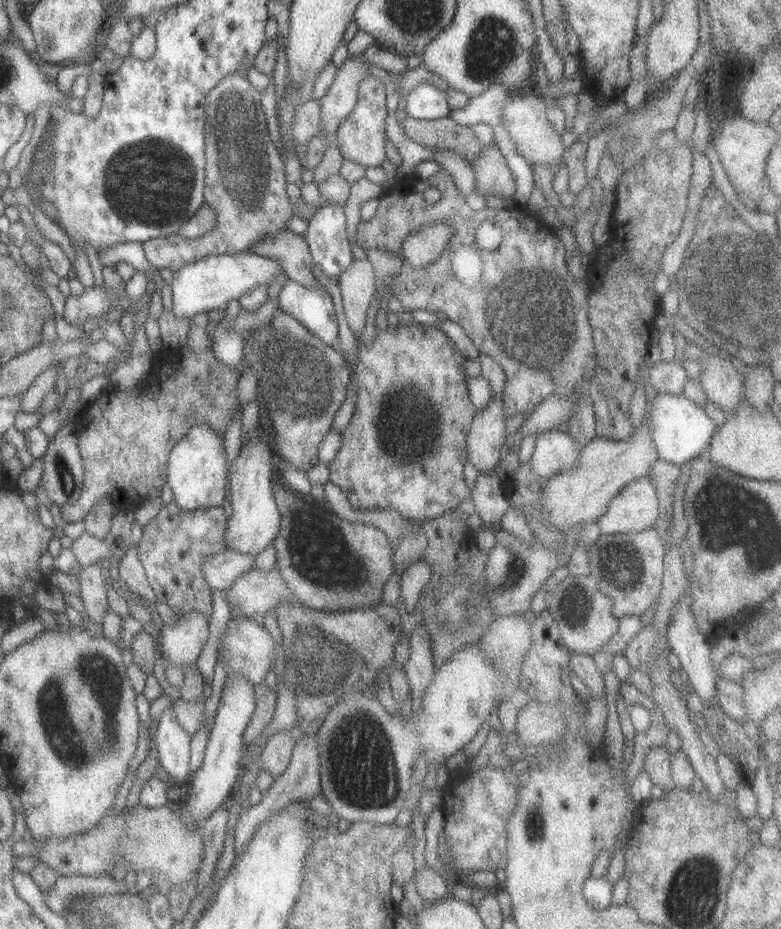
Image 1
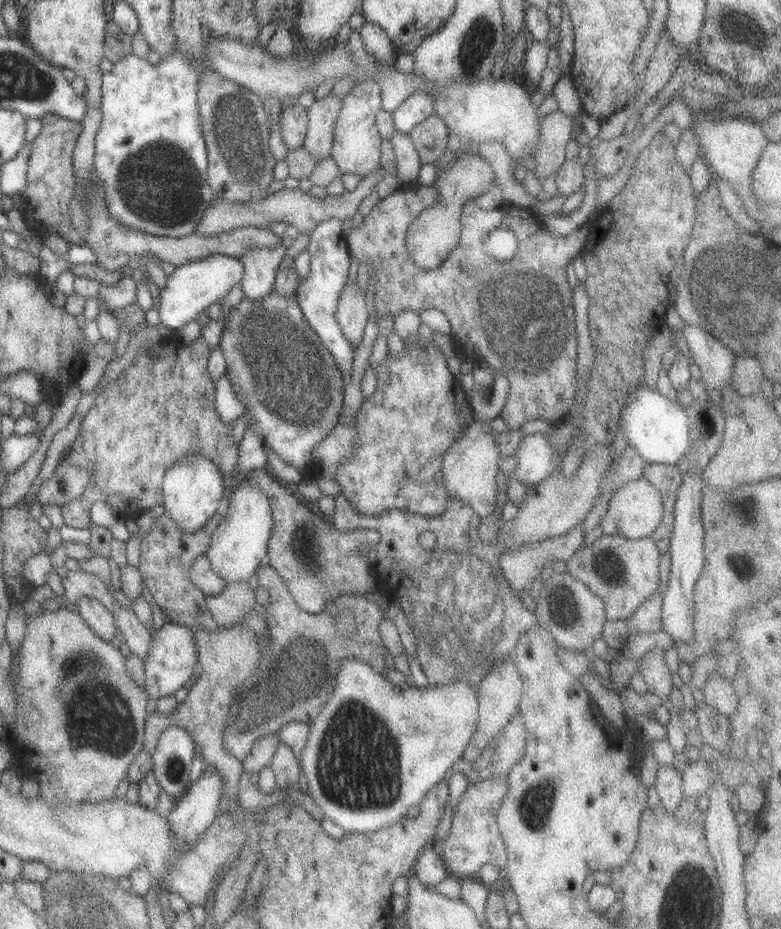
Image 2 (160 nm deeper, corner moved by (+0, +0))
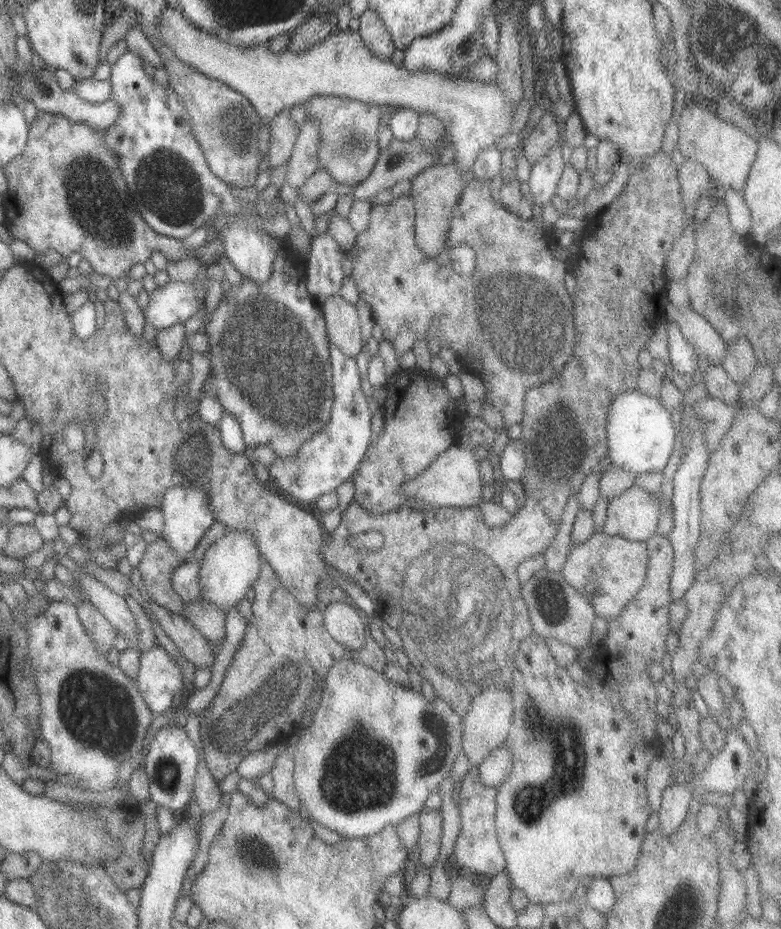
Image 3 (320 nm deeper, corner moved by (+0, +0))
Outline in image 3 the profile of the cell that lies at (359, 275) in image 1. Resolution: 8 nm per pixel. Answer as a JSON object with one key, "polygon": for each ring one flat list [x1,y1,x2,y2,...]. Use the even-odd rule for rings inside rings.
{"polygon":[[333,295,325,298,319,309,328,342,345,357,354,358,361,349,360,326,354,305]]}

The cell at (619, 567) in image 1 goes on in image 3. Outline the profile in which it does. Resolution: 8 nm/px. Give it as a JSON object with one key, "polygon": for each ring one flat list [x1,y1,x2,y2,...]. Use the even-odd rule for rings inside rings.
{"polygon":[[594,532,587,540,570,545,560,575,578,594,590,600,597,617,609,620,616,617,642,587,646,562,647,551,643,542,631,542,618,536]]}

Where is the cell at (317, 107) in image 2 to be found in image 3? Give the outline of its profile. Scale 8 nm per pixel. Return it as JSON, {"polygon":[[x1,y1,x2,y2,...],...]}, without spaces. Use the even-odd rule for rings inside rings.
{"polygon":[[306,119,297,130,295,142,286,158,284,182,299,188,318,169,316,150,317,127,312,120]]}

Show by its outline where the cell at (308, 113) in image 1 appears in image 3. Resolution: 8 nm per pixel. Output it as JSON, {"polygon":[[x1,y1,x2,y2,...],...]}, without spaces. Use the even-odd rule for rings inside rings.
{"polygon":[[289,110,278,112,267,123,271,143,266,155,268,166,272,169,286,162,286,158,295,142,297,129,289,118]]}

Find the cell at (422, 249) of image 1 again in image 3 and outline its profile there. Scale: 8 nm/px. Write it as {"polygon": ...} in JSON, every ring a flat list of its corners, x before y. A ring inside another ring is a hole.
{"polygon":[[454,162,447,165,436,163,410,179,407,195,413,202,413,238,419,252,425,256,431,257,441,252,445,234,447,234,448,220,451,218,451,212,453,212,467,180,470,179,456,168]]}

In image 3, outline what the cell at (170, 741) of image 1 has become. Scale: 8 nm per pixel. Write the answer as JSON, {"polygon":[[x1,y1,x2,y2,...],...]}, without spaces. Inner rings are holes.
{"polygon":[[162,727,153,740,147,745,147,754,144,756,141,767,144,769,148,781,148,799,155,804,166,808,173,815,183,812,189,798,192,797,192,786,198,766,198,754,195,746,185,735,183,728]]}

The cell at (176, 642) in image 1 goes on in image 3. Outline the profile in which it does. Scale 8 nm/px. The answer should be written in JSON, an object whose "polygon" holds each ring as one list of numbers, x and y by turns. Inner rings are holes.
{"polygon":[[156,644,140,653,134,681,153,716,169,710,175,695,187,692,177,663]]}

